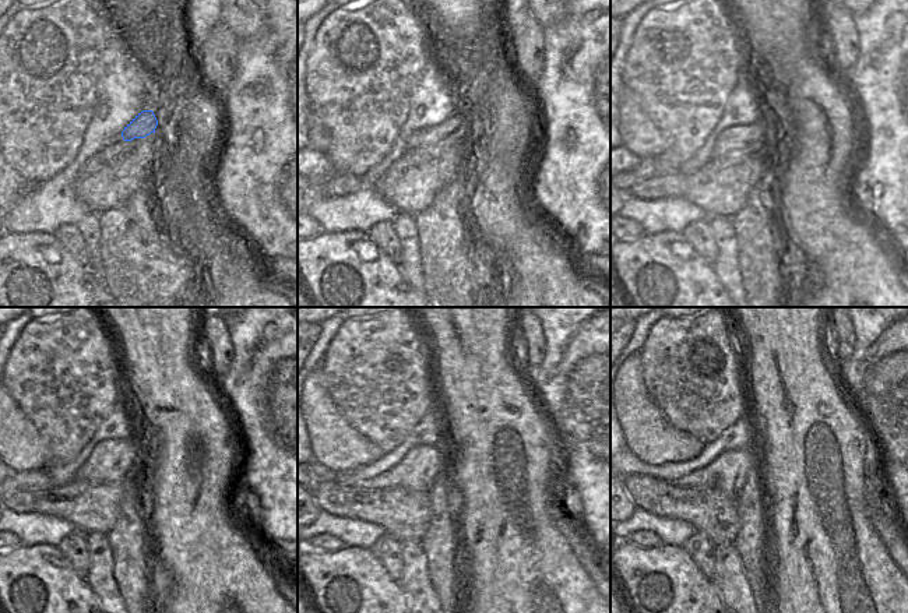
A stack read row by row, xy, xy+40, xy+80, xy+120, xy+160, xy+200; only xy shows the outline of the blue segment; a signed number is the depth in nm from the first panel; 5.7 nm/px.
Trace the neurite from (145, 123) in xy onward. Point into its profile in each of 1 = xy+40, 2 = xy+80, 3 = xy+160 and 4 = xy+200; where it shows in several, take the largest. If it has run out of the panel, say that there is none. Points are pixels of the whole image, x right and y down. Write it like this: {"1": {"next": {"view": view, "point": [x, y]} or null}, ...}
{"1": {"next": {"view": "xy+40", "point": [453, 130]}}, "2": {"next": {"view": "xy+80", "point": [746, 138]}}, "3": {"next": {"view": "xy+160", "point": [418, 471]}}, "4": {"next": {"view": "xy+200", "point": [728, 474]}}}

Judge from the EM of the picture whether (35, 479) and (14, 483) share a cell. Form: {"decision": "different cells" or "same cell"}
{"decision": "same cell"}

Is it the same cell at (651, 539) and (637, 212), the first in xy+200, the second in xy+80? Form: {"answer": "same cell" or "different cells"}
{"answer": "different cells"}

